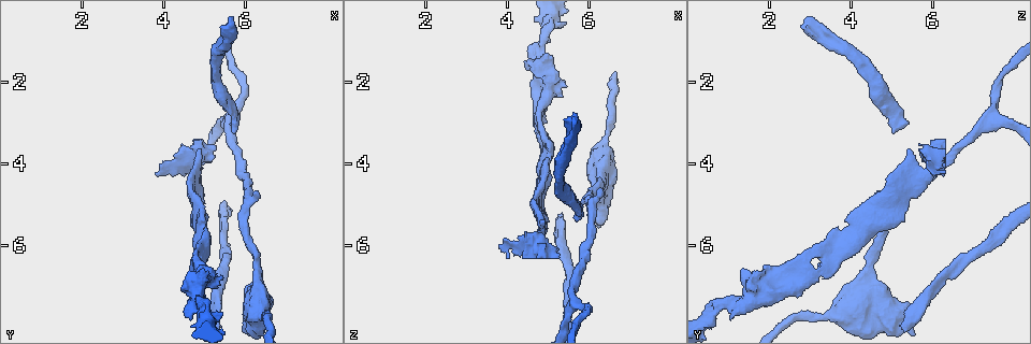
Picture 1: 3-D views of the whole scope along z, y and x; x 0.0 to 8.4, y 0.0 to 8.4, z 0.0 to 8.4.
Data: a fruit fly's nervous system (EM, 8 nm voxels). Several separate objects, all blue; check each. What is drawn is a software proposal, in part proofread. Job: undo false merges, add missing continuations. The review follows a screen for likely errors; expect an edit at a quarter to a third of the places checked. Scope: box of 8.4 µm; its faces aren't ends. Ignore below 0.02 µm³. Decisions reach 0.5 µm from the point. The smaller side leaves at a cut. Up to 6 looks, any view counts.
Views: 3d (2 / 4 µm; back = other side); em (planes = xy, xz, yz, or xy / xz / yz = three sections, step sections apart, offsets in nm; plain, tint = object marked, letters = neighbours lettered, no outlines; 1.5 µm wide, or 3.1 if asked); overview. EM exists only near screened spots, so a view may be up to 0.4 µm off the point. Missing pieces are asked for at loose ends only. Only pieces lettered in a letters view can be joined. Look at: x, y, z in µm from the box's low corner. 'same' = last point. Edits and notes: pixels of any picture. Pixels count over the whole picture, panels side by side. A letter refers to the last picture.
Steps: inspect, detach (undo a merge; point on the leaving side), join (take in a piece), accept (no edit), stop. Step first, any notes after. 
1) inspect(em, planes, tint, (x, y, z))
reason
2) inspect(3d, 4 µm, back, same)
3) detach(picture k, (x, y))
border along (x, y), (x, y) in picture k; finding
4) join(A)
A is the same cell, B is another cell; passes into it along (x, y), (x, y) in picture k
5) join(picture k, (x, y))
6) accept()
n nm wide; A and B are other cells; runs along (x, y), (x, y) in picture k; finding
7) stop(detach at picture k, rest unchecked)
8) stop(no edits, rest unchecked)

inspect(em, planes, letters, (5.75, 3.05, 5.35))
branch stops here

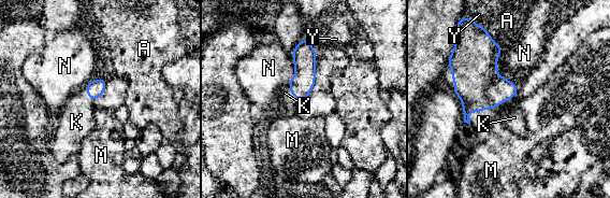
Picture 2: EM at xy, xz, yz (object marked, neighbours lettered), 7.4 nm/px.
join(K)
N touches over 220 nm; K is the same cell, A, M, N and Y are other cells; passes into it along (95, 88), (89, 98), (76, 122) in picture 2; it goes on there

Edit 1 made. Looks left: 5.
inspect(overview)

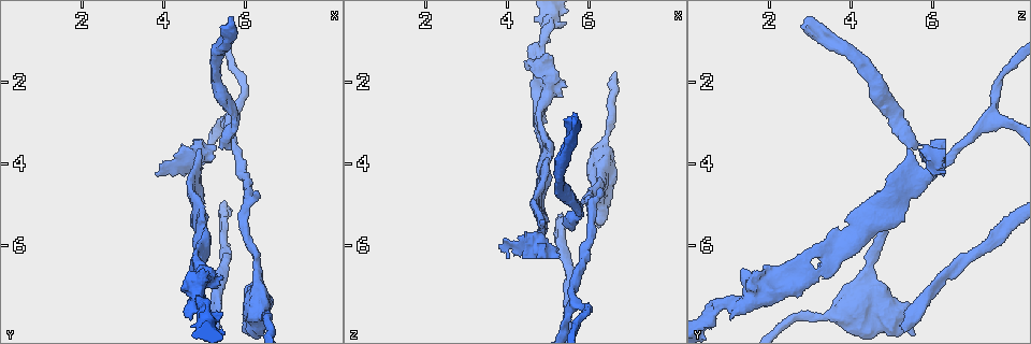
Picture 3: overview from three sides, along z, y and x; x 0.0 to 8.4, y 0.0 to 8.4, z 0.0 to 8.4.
inspect(em, xy, step 8, tint, (6.25, 6.55, 4.50))
sudden change in width

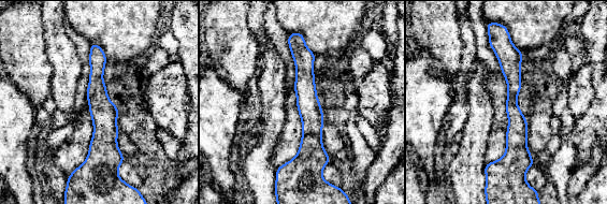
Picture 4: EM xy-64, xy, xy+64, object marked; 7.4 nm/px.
inspect(em, planes, tint, same)
cut it another way

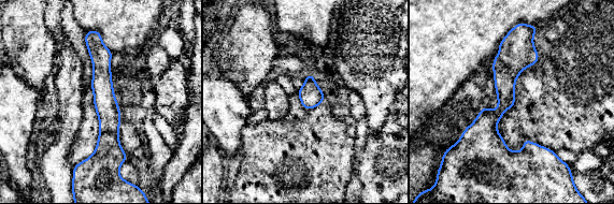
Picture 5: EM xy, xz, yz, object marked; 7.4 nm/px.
inspect(em, planes, letters, same)
see the neighbours

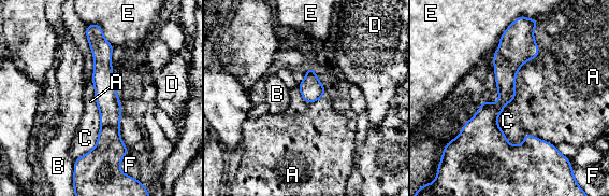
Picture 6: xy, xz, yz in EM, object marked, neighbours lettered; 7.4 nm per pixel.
accept()
A touches over 650 nm; A, B, C, D, E and F are other cells; runs along (95, 30), (109, 103), (105, 159) in picture 6; one cell here

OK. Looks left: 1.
stop(join at picture 2, rest unchecked)

